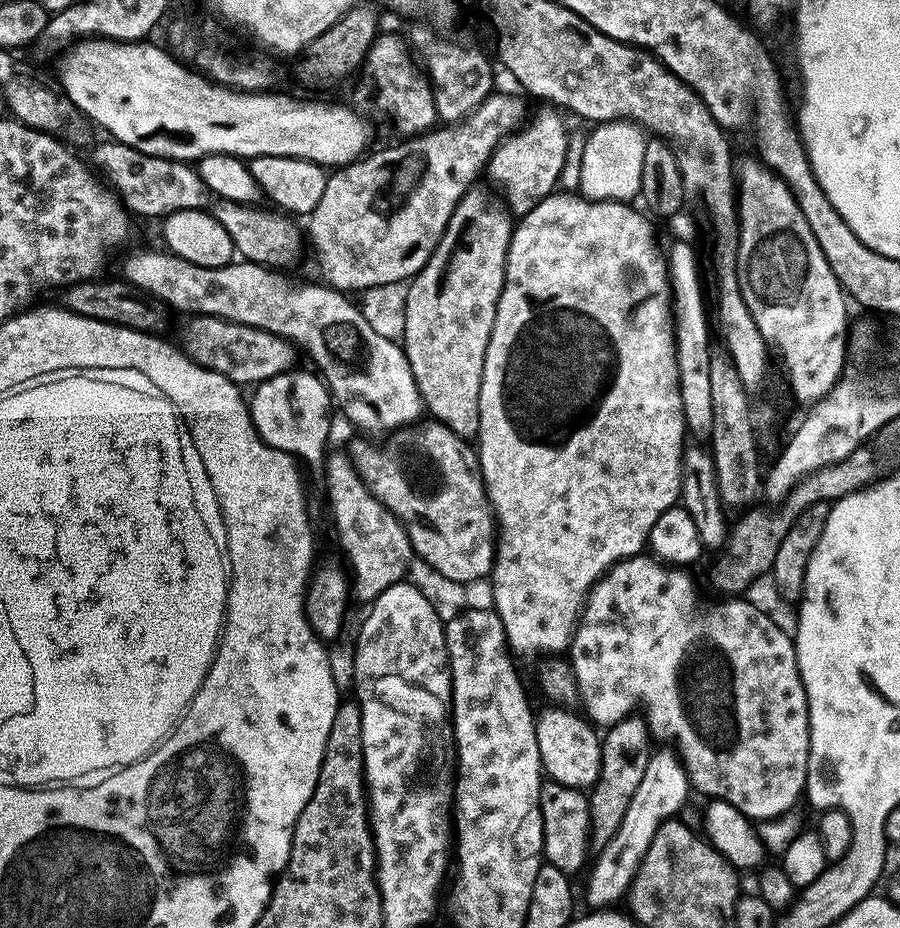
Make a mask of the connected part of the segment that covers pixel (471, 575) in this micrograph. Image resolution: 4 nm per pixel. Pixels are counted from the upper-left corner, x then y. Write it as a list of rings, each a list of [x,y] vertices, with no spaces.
[[[405,426],[393,431],[381,444],[356,440],[350,457],[357,473],[369,491],[401,521],[409,538],[412,551],[429,563],[438,573],[464,585],[480,580],[492,571],[494,559],[494,513],[484,490],[484,477],[480,474],[478,452],[467,439],[455,432],[425,432],[421,426]]]

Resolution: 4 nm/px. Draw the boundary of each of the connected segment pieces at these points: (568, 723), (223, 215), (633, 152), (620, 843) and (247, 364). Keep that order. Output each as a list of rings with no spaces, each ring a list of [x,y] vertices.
[[[548,706],[544,713],[536,716],[536,737],[543,771],[547,775],[549,772],[555,783],[588,790],[600,776],[602,740],[597,729],[583,715],[580,716],[575,716],[564,706]]]
[[[217,199],[215,204],[216,220],[222,222],[222,226],[226,226],[226,232],[230,234],[237,253],[245,261],[252,261],[256,264],[267,265],[271,269],[280,270],[285,267],[283,264],[292,264],[299,258],[304,244],[306,248],[306,236],[301,226],[299,228],[292,221],[295,219],[283,211],[273,210],[271,207],[268,209],[251,204],[239,204],[233,200]]]
[[[631,122],[597,123],[592,130],[580,158],[579,195],[589,200],[635,201],[644,176],[645,133]]]
[[[662,748],[658,753],[655,751],[649,757],[646,771],[642,774],[642,780],[630,800],[622,826],[606,847],[612,848],[612,852],[620,856],[620,852],[628,852],[628,848],[632,848],[632,844],[636,842],[644,844],[644,836],[654,836],[664,821],[675,817],[687,805],[685,802],[688,792],[690,793],[690,785],[687,769],[675,751],[668,748]]]
[[[193,315],[184,328],[182,350],[195,364],[222,374],[237,386],[256,386],[261,381],[288,372],[297,363],[297,345],[289,339],[276,336],[266,329],[251,328],[222,317]]]

